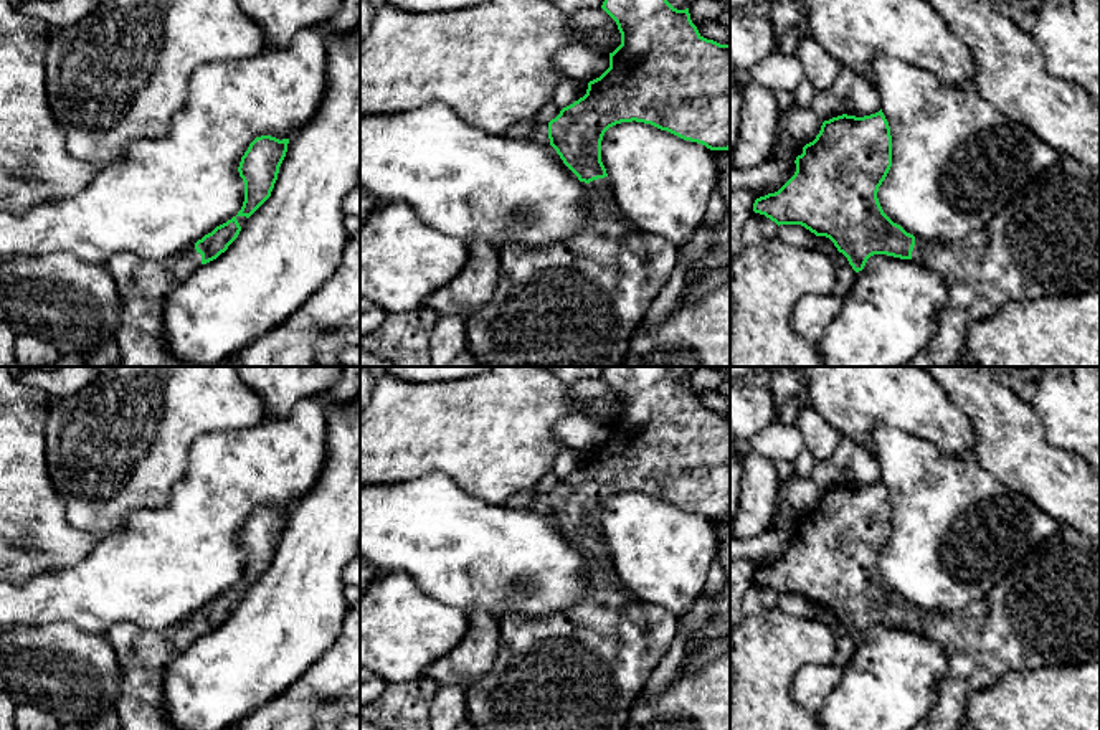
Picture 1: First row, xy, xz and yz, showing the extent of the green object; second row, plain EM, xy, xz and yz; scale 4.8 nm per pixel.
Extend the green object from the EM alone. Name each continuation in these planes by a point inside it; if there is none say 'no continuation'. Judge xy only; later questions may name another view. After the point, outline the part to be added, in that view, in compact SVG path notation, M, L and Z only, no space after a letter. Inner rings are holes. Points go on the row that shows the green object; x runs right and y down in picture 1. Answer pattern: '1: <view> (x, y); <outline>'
1: xy (142, 284); M195 244L165 261L117 253L106 264L121 299L121 324L114 334L122 367L185 367L164 345L164 302L198 268Z

